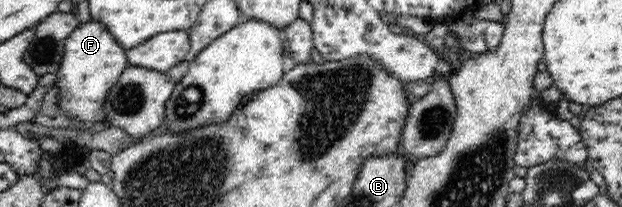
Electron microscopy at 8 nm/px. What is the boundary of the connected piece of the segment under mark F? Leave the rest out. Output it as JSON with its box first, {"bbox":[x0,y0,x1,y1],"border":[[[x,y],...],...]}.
{"bbox":[55,19,128,132],"border":[[[89,19],[81,23],[65,39],[64,57],[55,83],[62,92],[61,97],[65,97],[59,105],[66,114],[70,114],[68,118],[78,118],[86,131],[91,132],[97,120],[104,122],[106,96],[128,67],[126,50],[101,21]]]}

